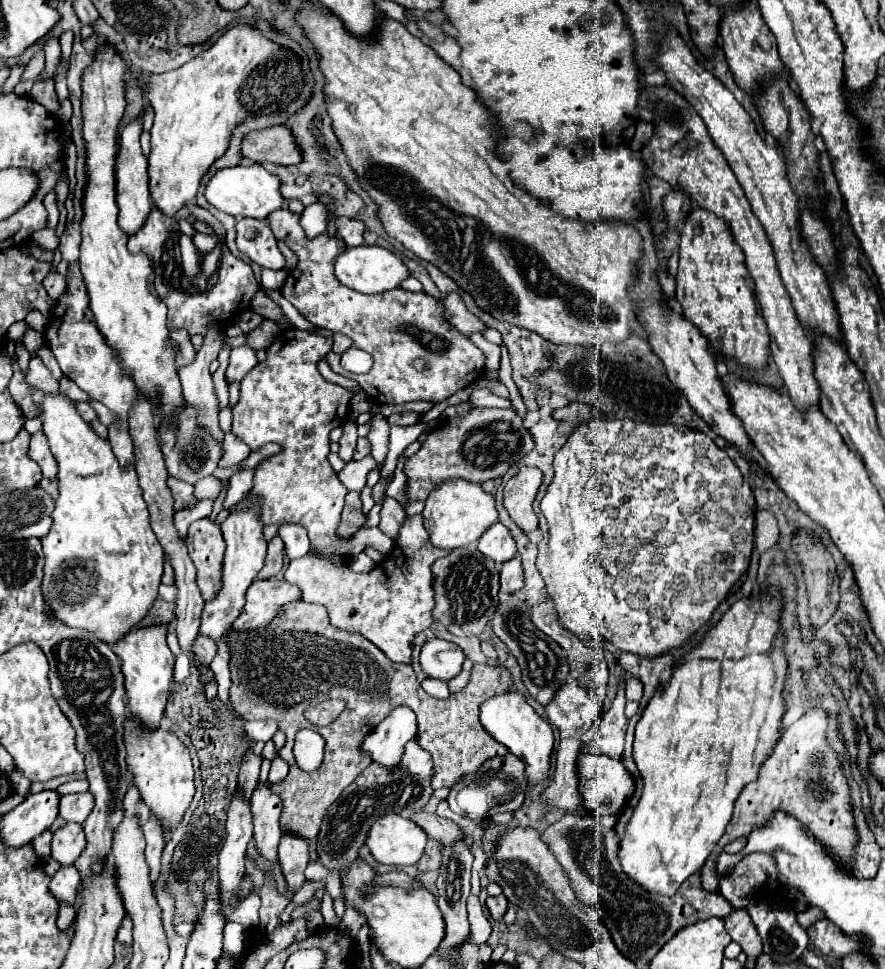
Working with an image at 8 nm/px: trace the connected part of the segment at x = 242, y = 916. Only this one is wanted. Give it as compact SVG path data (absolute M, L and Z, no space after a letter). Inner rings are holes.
M251 894L251 896L247 896L247 900L239 902L237 908L227 910L227 920L247 924L247 928L255 928L259 924L257 910L259 910L259 896Z

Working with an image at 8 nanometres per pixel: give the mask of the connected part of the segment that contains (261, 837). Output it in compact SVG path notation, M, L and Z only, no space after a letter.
M259 784L251 796L251 812L255 824L257 850L271 862L277 860L277 846L283 834L279 816L283 810L283 800L269 790L269 784Z

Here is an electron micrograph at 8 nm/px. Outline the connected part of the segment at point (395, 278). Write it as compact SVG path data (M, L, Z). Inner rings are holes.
M357 246L357 248L349 248L343 256L337 258L335 262L335 276L349 288L355 288L357 292L363 294L381 294L393 288L399 288L401 282L405 278L409 278L409 268L405 266L405 262L393 254L387 248L379 248L379 246Z

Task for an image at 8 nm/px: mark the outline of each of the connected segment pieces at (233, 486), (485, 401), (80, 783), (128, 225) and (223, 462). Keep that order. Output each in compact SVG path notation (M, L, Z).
M254 468L244 470L233 475L229 479L229 489L223 508L229 510L231 506L239 502L252 489L252 481L254 476Z
M477 388L477 390L471 394L469 402L471 402L473 406L493 406L493 408L509 408L509 406L511 406L511 402L509 402L507 398L495 396L489 388Z
M87 779L73 780L60 785L56 791L61 792L61 795L83 793L89 790L89 782Z
M145 108L141 110L141 114L131 120L123 130L121 130L121 148L119 148L119 160L115 166L117 172L117 204L119 204L119 224L125 230L125 234L131 236L131 232L137 232L143 226L143 220L147 220L147 210L151 208L151 194L149 194L149 176L147 176L147 158L141 152L141 144L139 144L139 136L143 132L143 114Z
M225 432L223 448L225 448L225 454L219 460L221 468L231 468L231 466L241 464L249 456L249 452L251 452L251 448L243 440L239 440L233 432Z

